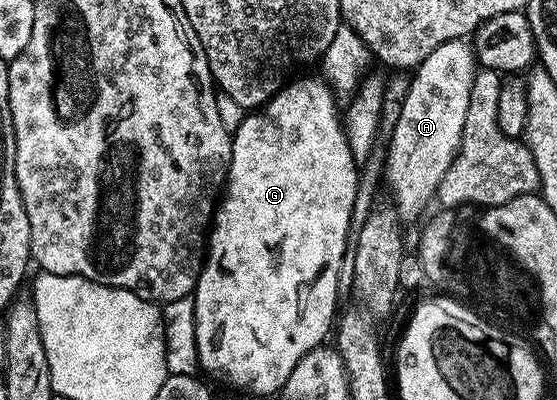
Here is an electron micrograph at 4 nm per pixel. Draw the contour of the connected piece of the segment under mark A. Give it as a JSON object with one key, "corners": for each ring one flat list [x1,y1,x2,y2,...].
{"corners":[[466,39,447,40,422,60,410,77,401,118,389,133,391,146,385,150,385,188,387,184,404,225,418,221,432,207,441,178,459,152,476,71,474,47]]}

